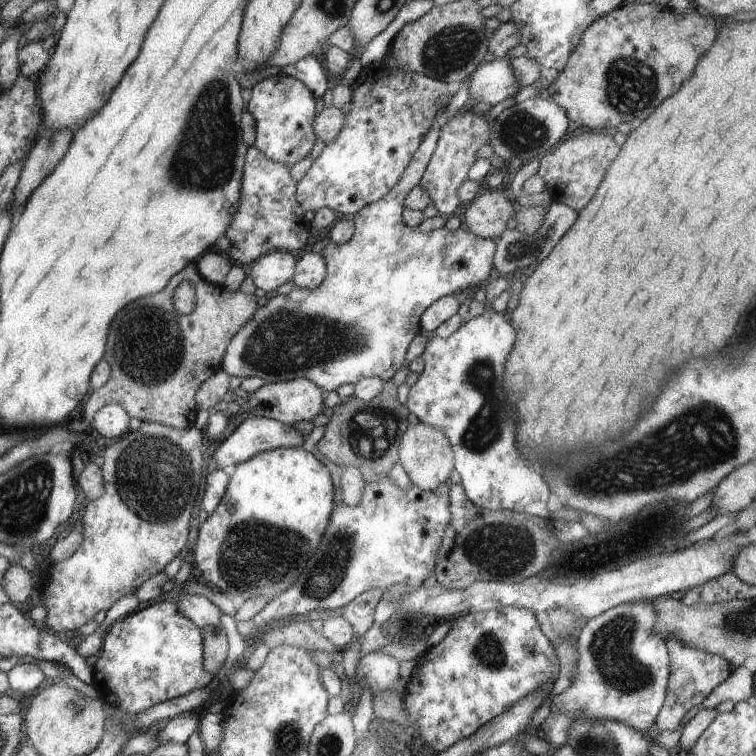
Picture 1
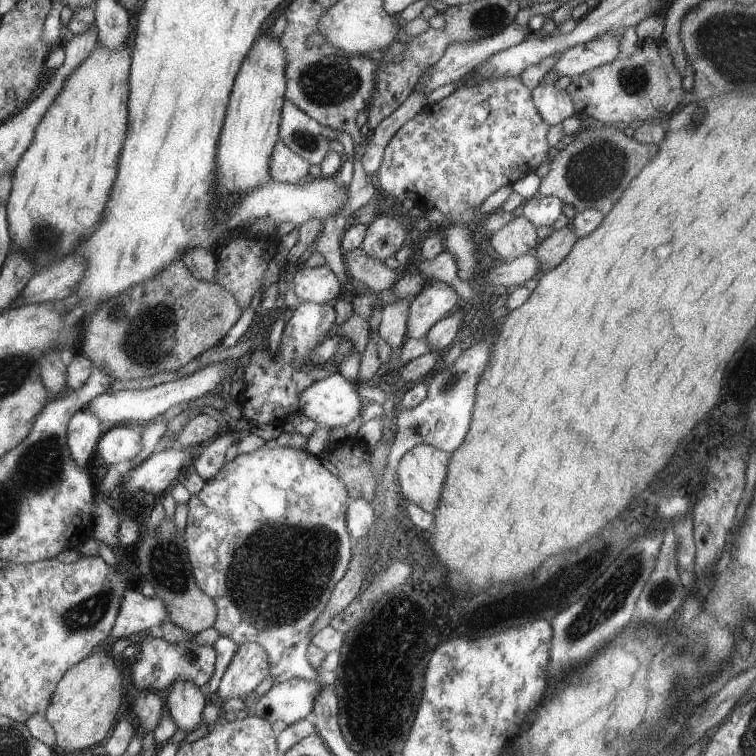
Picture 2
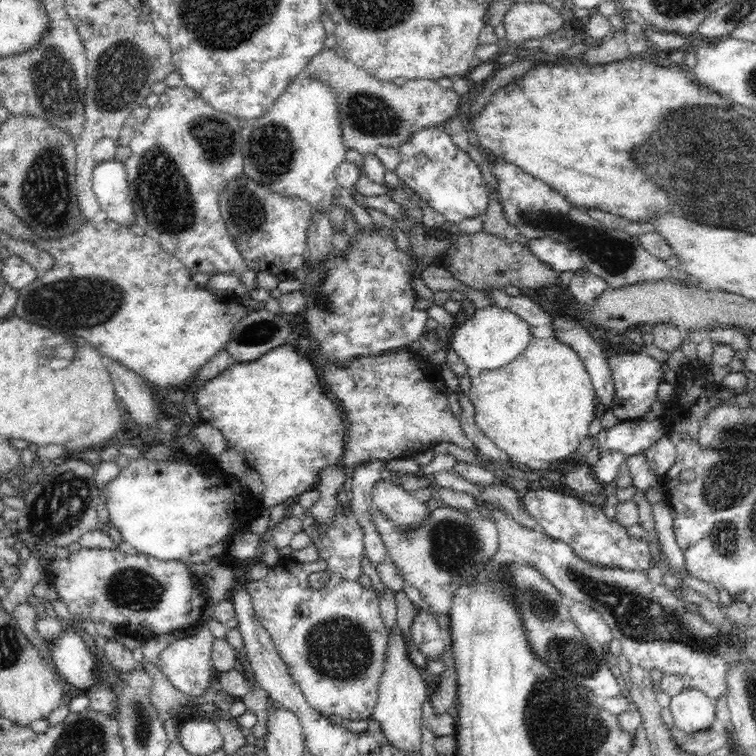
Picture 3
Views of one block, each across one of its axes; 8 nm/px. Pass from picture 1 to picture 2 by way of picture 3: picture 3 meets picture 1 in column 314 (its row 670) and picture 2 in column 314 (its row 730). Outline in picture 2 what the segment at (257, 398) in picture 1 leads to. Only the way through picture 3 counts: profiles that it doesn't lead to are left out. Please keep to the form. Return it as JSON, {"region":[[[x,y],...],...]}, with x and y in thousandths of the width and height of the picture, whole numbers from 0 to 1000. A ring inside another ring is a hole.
{"region":[[[439,492],[399,519],[394,544],[421,562],[456,566],[476,553],[479,529],[471,513],[448,492]]]}

